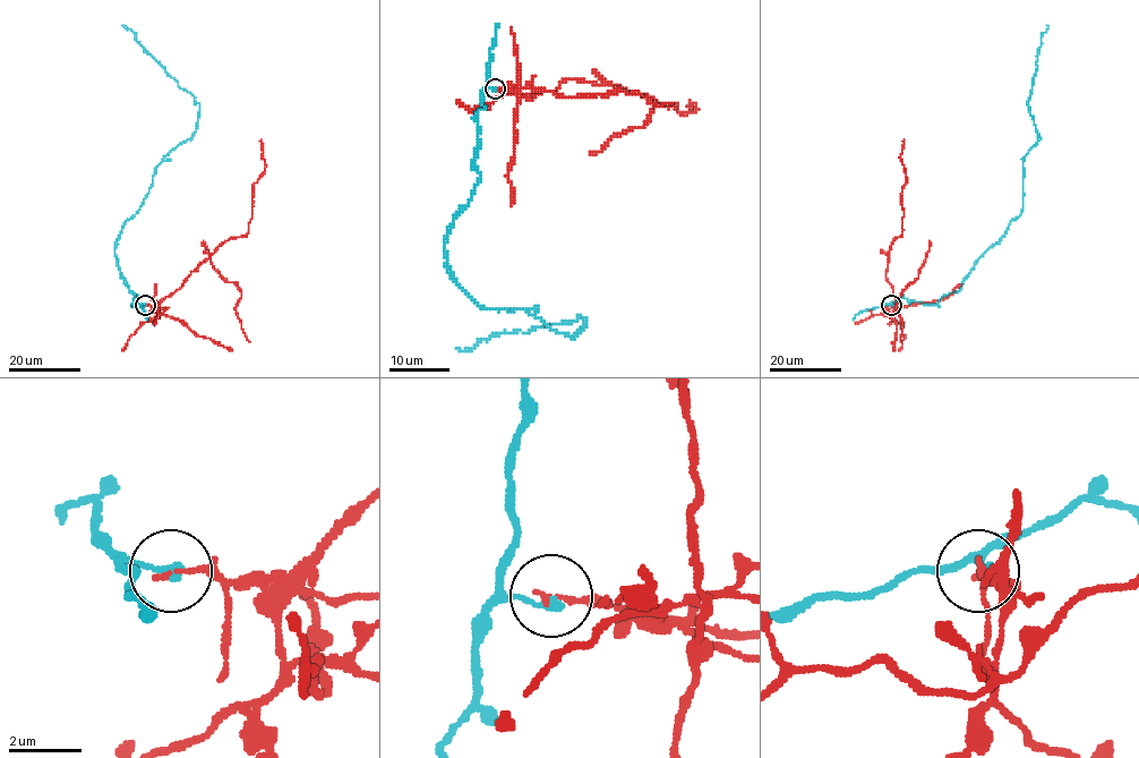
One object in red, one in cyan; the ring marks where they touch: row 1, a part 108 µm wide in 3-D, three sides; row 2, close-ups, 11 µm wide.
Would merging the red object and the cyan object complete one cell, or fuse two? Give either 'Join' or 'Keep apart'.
Keep apart

